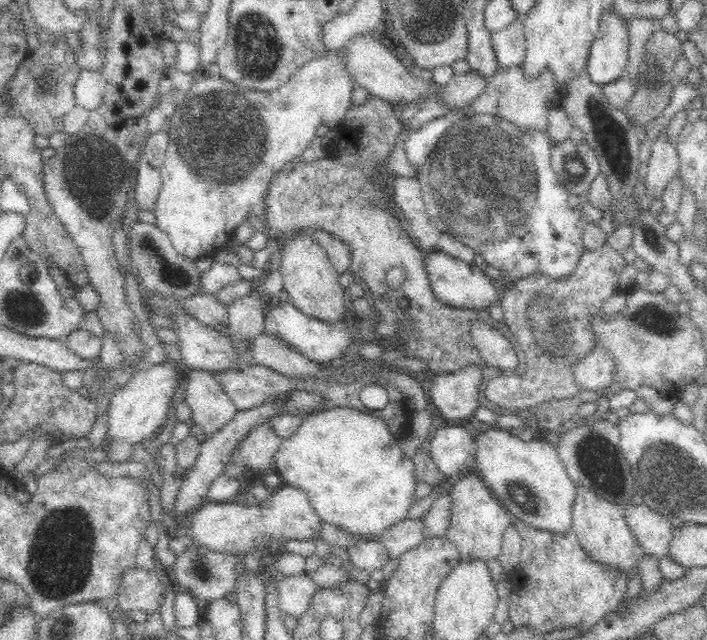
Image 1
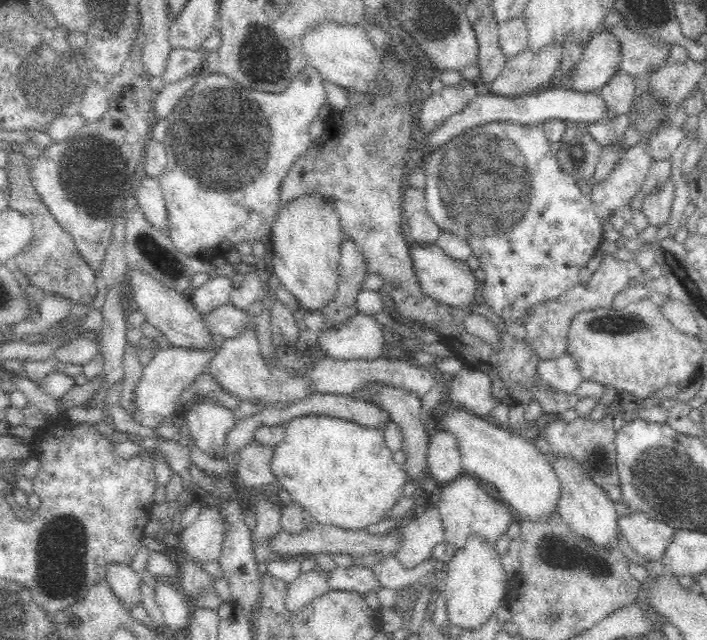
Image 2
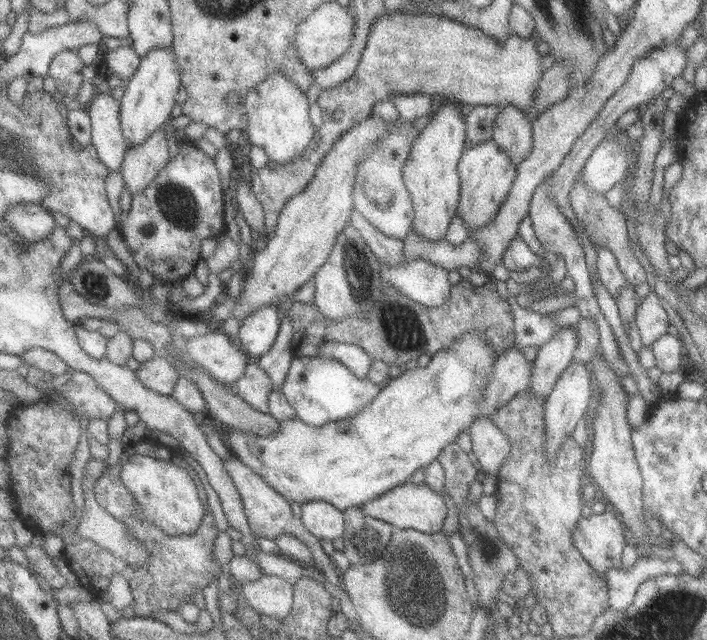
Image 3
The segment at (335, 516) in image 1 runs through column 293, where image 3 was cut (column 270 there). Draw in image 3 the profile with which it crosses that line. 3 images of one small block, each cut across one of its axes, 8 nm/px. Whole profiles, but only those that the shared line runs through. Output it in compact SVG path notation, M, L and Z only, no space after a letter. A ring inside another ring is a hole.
M466 332L448 349L440 350L432 356L430 364L424 368L407 370L389 385L381 388L380 393L358 414L313 427L298 418L278 421L278 432L270 436L256 436L240 428L227 428L223 439L234 457L262 477L278 494L288 502L294 500L300 506L308 501L322 501L338 510L361 507L376 497L407 482L410 475L438 459L446 446L464 435L478 412L490 379L495 360L495 352L485 334Z

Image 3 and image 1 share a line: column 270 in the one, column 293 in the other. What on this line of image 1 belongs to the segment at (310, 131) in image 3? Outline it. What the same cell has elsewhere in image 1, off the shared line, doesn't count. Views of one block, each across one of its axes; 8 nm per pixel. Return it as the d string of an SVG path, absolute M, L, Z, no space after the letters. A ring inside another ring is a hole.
M346 48L327 50L324 56L310 60L280 88L270 92L245 89L214 71L195 77L169 122L168 148L164 164L159 169L160 192L153 209L156 227L170 237L178 254L194 260L212 256L225 250L236 228L247 223L248 218L264 222L264 200L268 196L270 180L308 148L323 123L327 123L330 129L338 129L348 116L352 106L351 94L357 85L354 76L347 72L346 64Z

